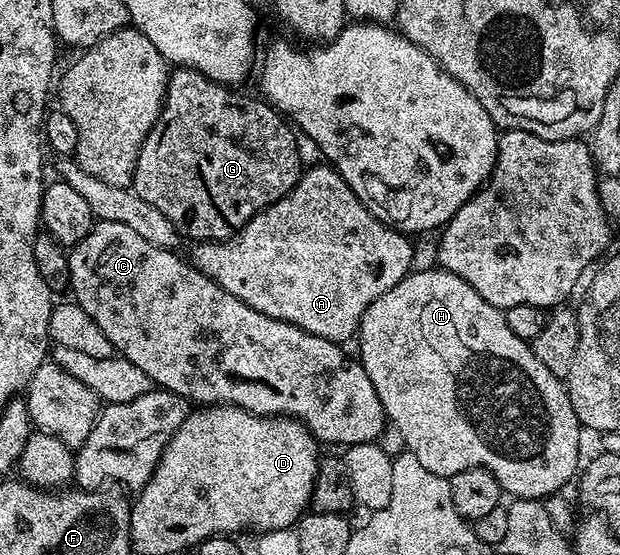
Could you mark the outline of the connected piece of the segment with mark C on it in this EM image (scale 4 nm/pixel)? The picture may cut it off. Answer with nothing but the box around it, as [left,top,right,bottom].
[67,219,386,445]

